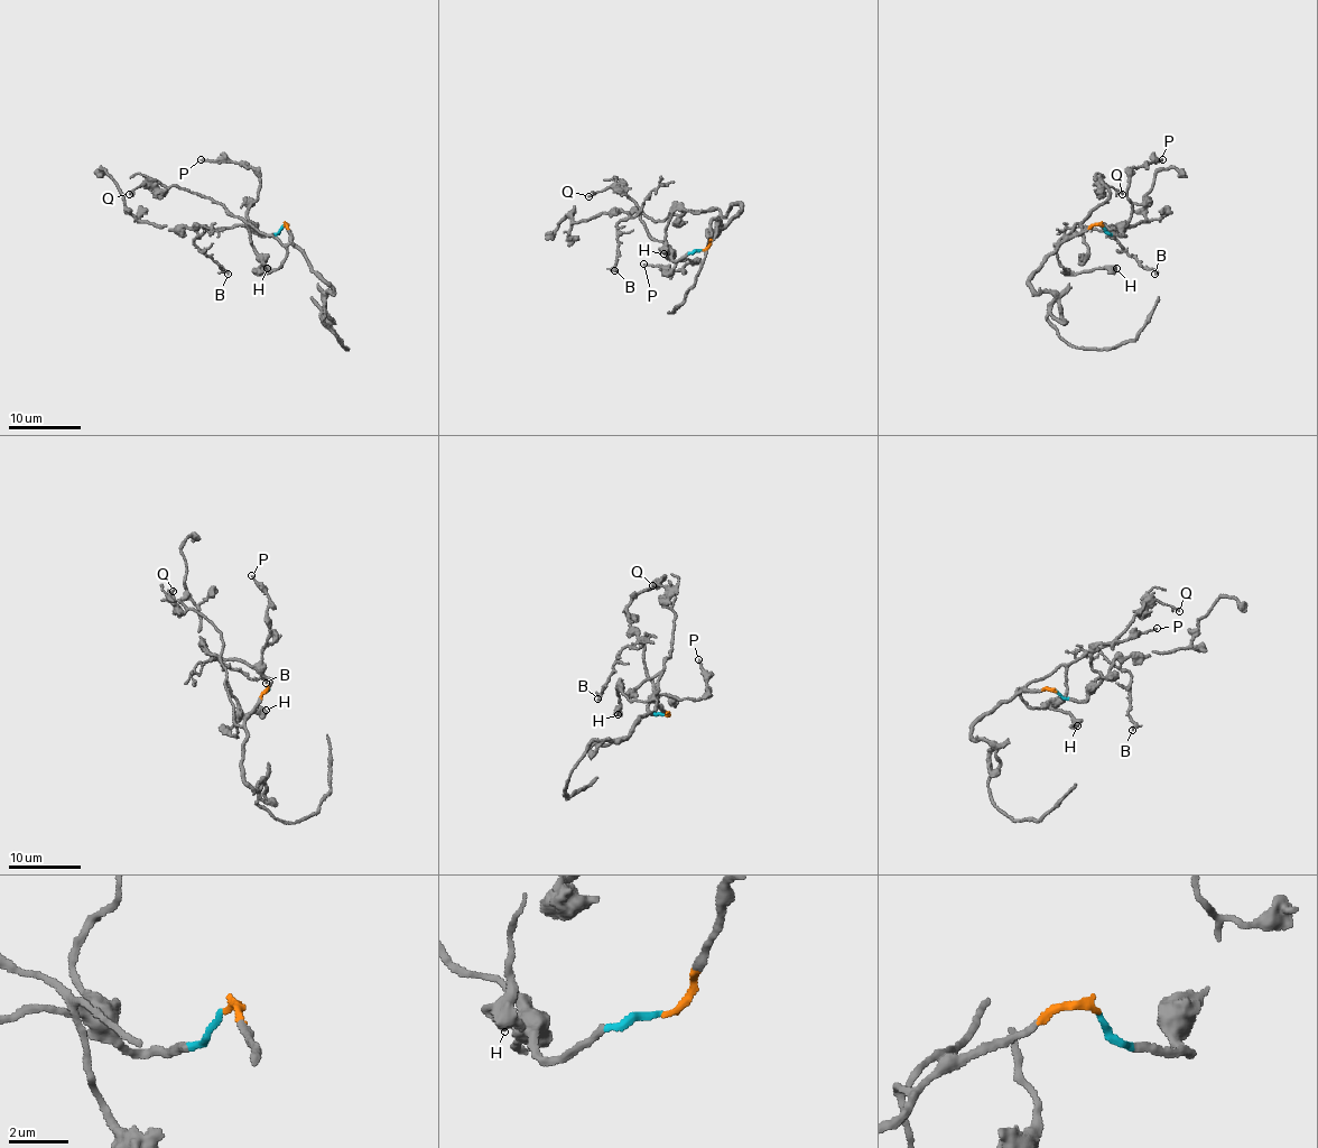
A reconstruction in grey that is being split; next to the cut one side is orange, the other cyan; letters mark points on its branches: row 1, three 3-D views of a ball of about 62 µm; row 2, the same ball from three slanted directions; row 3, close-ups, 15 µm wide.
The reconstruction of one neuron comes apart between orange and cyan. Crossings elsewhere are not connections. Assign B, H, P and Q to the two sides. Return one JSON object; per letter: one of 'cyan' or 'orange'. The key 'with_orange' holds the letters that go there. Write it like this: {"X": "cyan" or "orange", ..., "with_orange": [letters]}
{"B": "cyan", "H": "orange", "P": "cyan", "Q": "orange", "with_orange": ["H", "Q"]}

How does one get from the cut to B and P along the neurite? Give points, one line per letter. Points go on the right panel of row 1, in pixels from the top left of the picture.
B: (1103, 225), (1108, 232), (1124, 237), (1117, 225), (1105, 228), (1105, 231), (1156, 275)
P: (1103, 225), (1108, 232), (1125, 237), (1131, 207), (1129, 176), (1132, 167), (1161, 160)

